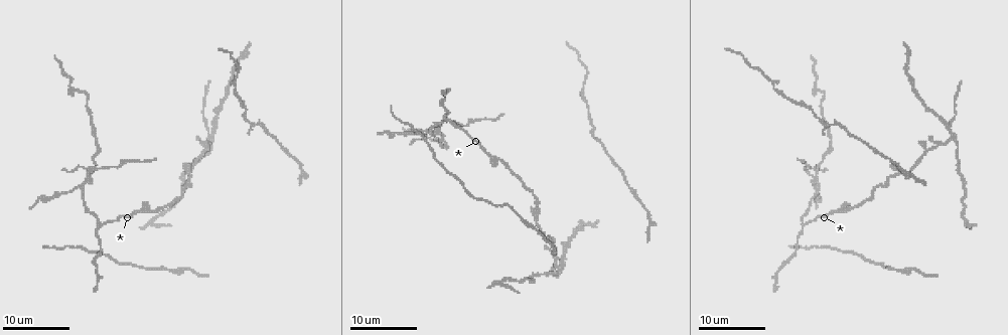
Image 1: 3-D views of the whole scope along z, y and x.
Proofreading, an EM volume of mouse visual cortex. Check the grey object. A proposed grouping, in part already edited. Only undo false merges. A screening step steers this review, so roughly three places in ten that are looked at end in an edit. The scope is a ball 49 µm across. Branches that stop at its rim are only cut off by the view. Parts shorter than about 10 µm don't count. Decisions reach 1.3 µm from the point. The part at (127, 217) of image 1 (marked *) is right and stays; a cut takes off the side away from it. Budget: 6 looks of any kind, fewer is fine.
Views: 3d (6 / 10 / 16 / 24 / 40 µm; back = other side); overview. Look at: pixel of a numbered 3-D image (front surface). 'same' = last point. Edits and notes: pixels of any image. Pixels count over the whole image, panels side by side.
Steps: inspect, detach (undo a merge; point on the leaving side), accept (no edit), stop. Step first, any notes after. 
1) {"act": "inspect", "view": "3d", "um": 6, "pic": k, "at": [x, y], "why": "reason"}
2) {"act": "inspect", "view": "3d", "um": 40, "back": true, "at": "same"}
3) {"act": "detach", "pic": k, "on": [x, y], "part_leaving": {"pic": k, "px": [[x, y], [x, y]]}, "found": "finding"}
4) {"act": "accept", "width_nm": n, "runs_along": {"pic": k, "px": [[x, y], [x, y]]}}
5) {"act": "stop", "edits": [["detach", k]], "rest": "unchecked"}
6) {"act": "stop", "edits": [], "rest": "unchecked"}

{"act": "inspect", "view": "3d", "um": 24, "pic": 1, "at": [500, 160], "why": "a narrow waist"}

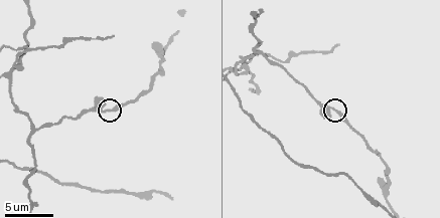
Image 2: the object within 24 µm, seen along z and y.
{"act": "inspect", "view": "3d", "um": 10, "pic": 2, "at": [108, 112]}

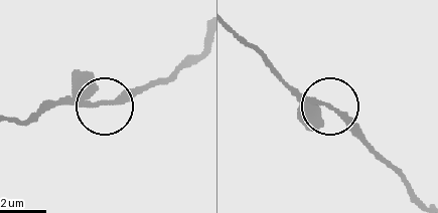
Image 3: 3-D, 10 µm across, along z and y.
{"act": "accept", "width_nm": 230, "runs_along": {"pic": 3, "px": [[23, 123], [61, 105], [97, 105], [152, 87]]}, "found": "all the same neuron"}

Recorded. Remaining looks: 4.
{"act": "inspect", "view": "3d", "um": 10, "pic": 2, "at": [259, 51], "why": "branch point"}

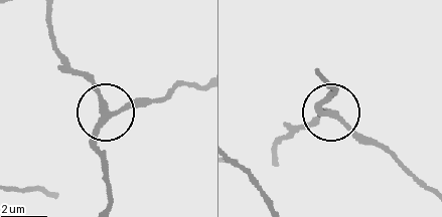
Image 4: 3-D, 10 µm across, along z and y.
{"act": "accept", "arms": 3, "runs_along": {"pic": 4, "px": [[199, 87], [178, 83], [161, 97], [109, 111], [76, 72]]}, "found": "one neuron here"}

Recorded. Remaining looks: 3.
{"act": "inspect", "view": "3d", "um": 24, "pic": 1, "at": [211, 137], "why": "arms run side by side"}

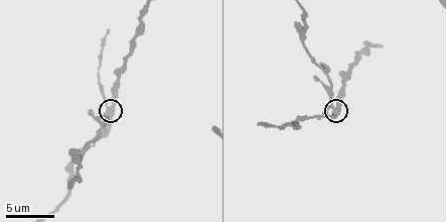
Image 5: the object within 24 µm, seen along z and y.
{"act": "inspect", "view": "3d", "um": 10, "pic": 5, "at": [113, 115]}

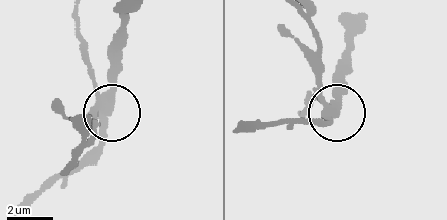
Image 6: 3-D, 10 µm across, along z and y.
{"act": "inspect", "view": "3d", "um": 10, "back": true, "pic": 6, "at": [332, 114]}

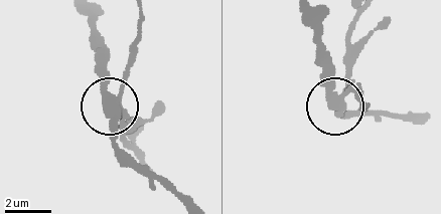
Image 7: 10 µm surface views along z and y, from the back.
{"act": "detach", "pic": 7, "on": [109, 74], "side_arm_um": 21, "part_leaving": {"pic": 7, "px": [[116, 110], [122, 148], [179, 200]]}, "found": "two neurons meet here"}

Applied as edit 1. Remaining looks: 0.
{"act": "stop", "edits": [["detach", 7]], "rest": "unchecked"}

